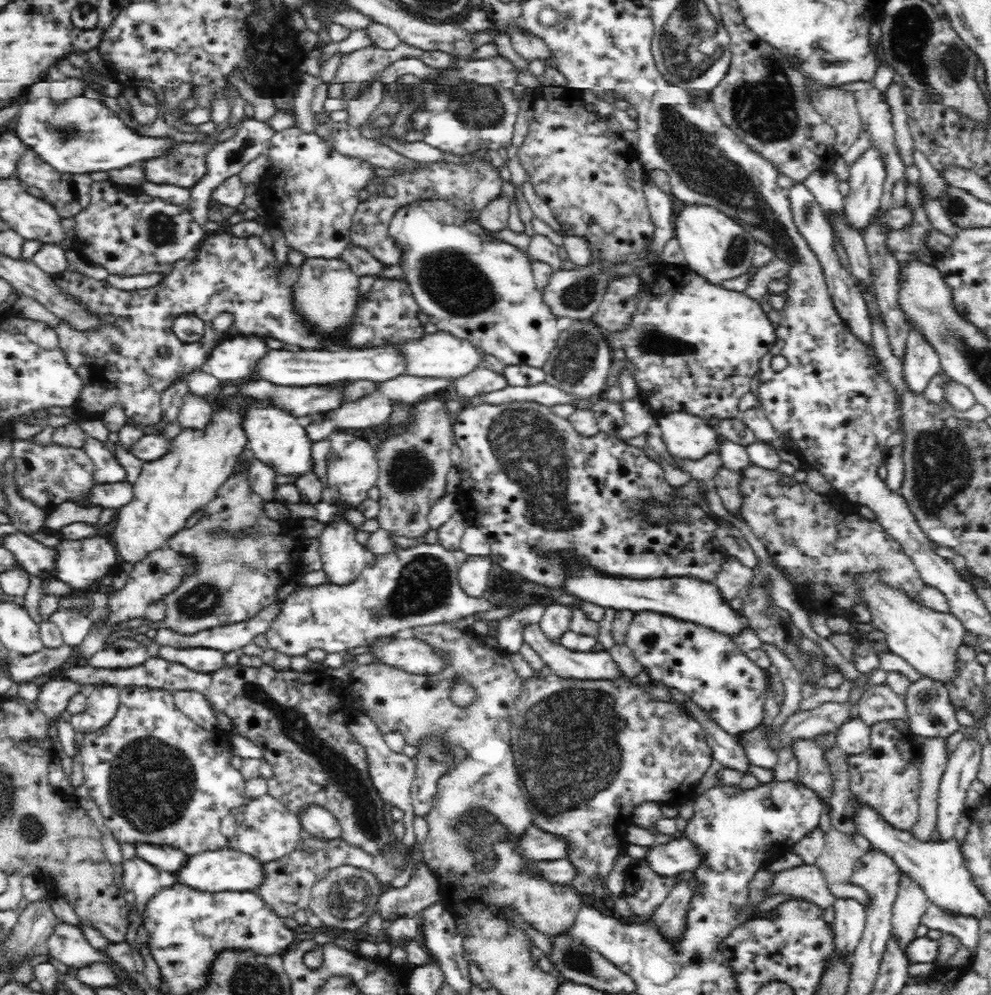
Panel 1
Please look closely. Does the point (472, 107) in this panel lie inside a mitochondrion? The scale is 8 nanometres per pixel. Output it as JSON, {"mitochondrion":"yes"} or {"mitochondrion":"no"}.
{"mitochondrion":"yes"}

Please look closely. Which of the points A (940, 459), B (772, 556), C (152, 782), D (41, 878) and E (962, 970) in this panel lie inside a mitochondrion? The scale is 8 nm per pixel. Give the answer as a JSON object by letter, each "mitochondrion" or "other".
{"A":"mitochondrion","B":"other","C":"mitochondrion","D":"other","E":"other"}

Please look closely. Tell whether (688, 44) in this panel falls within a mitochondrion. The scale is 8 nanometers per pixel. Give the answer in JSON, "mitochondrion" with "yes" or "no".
{"mitochondrion":"yes"}

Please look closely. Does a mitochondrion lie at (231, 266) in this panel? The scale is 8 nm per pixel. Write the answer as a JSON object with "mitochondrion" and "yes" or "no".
{"mitochondrion":"no"}

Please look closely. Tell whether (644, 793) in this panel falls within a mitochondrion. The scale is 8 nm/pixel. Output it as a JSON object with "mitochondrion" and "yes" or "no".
{"mitochondrion":"no"}

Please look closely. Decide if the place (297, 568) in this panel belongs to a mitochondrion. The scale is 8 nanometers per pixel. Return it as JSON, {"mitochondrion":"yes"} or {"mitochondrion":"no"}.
{"mitochondrion":"no"}

